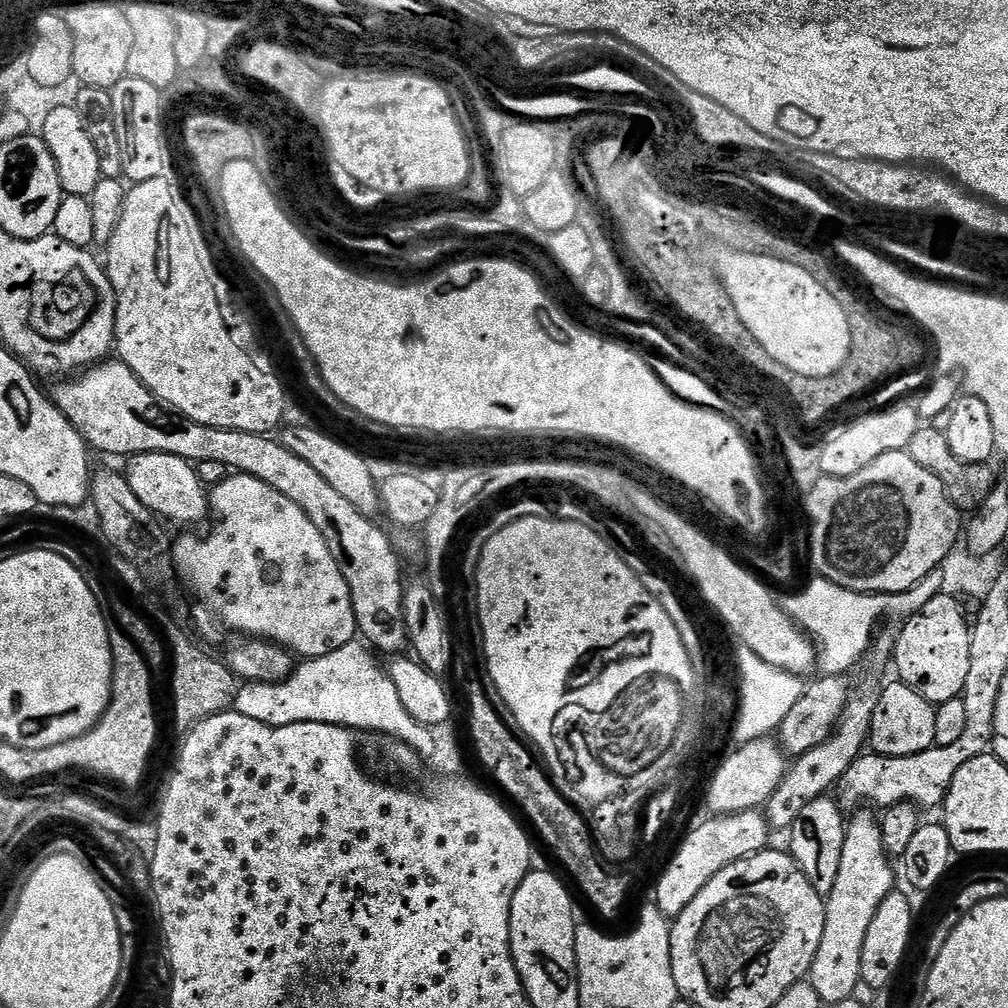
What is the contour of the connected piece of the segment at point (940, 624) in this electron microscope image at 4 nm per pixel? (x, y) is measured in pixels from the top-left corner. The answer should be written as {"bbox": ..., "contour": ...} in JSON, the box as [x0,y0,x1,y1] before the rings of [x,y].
{"bbox":[894,594,972,706],"contour":[[[943,594],[935,596],[920,612],[914,613],[913,616],[907,617],[903,621],[904,629],[899,629],[896,638],[896,654],[894,665],[899,683],[910,686],[926,702],[933,706],[942,702],[950,702],[957,699],[963,693],[966,686],[966,677],[970,674],[970,642],[972,633],[970,631],[970,620],[964,617],[964,612],[960,609],[961,601],[955,596],[945,596]]]}

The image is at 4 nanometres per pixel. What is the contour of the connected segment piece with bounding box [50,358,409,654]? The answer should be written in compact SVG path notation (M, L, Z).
M116 358L94 364L91 368L57 384L60 385L50 392L52 403L63 416L72 421L95 451L97 448L108 456L124 456L123 458L141 456L147 452L174 454L193 465L202 462L222 462L222 466L226 466L233 473L253 476L266 482L266 486L274 486L274 490L286 494L286 498L290 498L290 502L298 505L306 514L306 518L314 522L318 534L326 538L330 554L334 554L334 562L338 562L342 578L346 578L346 586L350 586L359 635L365 636L363 639L377 653L400 654L409 647L408 631L404 621L406 583L404 584L404 576L400 573L400 558L391 540L374 524L376 522L371 517L362 514L356 506L351 505L346 498L342 498L342 494L338 494L338 490L334 490L334 486L330 486L330 482L326 482L326 478L322 478L322 474L318 474L318 470L314 470L310 462L302 462L298 454L294 454L279 439L271 435L202 426L178 412L173 412L152 395L152 391L132 373L130 366L126 366Z

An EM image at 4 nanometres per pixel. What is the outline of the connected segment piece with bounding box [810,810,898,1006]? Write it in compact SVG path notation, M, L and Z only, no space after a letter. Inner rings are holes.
M860 810L856 817L847 821L844 829L844 845L842 846L842 862L838 862L838 879L834 881L834 890L826 897L824 913L826 926L822 930L822 943L818 945L818 954L812 963L810 983L818 990L818 998L828 1006L834 1002L851 1000L857 995L856 987L861 987L860 971L862 970L862 946L866 942L866 930L870 930L870 922L874 922L874 914L878 914L878 906L897 887L898 872L892 869L893 861L884 849L880 821L871 811Z

